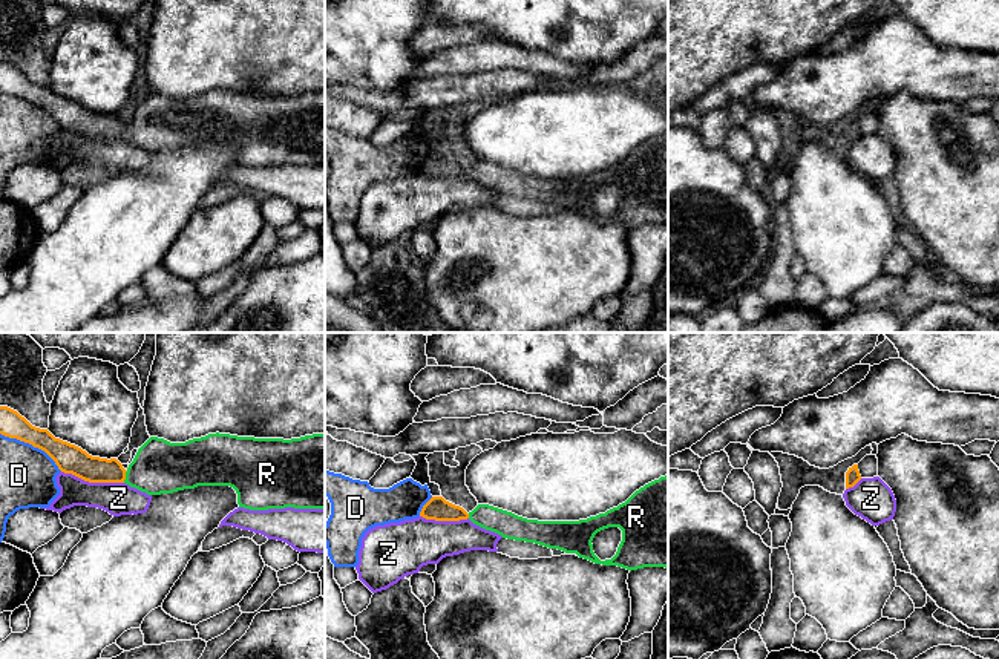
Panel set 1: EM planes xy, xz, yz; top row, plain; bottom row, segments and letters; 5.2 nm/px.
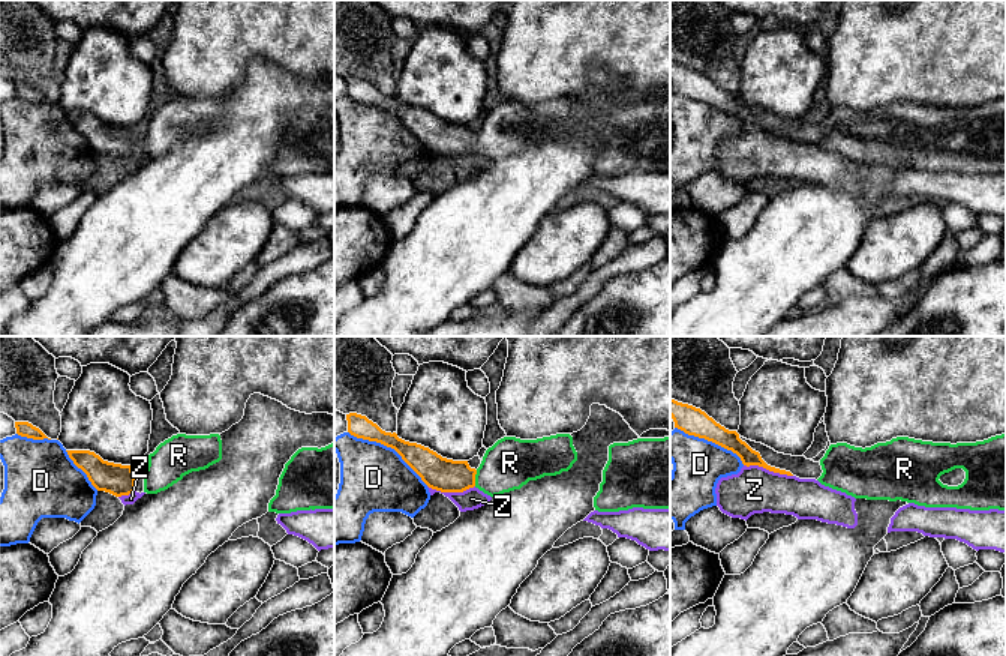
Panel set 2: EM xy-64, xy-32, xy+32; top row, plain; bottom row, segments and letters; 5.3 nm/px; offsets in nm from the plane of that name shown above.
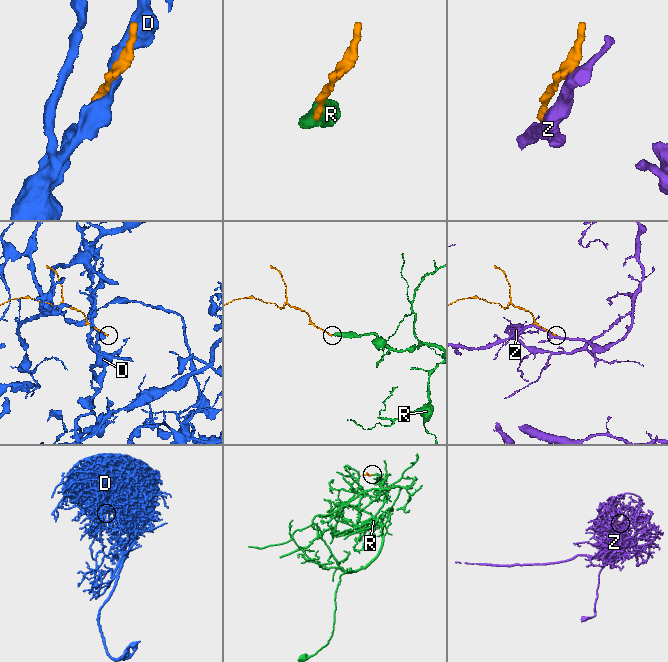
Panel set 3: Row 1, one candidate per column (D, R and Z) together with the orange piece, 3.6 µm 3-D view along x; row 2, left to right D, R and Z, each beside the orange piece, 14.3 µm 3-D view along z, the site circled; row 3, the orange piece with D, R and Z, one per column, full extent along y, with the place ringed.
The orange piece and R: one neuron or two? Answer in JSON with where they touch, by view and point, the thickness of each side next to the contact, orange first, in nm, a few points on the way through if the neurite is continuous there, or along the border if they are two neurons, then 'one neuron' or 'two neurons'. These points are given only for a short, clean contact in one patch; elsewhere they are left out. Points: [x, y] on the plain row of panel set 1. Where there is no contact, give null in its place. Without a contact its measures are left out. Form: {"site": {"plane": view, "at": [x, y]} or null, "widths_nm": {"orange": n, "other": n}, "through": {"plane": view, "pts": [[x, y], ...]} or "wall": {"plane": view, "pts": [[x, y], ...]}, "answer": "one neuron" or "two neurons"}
{"site": {"plane": "xy", "at": [124, 134]}, "widths_nm": {"orange": 140, "other": 280}, "through": {"plane": "xy", "pts": [[94, 126], [112, 127], [124, 134], [150, 129], [160, 123]]}, "answer": "one neuron"}

